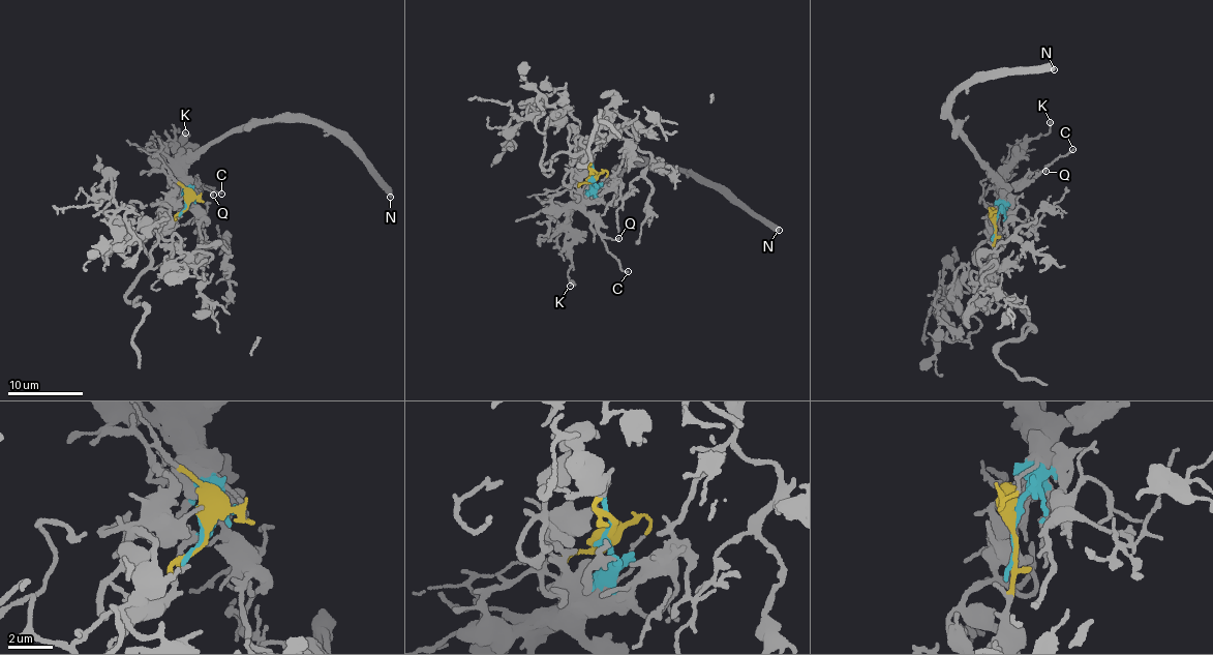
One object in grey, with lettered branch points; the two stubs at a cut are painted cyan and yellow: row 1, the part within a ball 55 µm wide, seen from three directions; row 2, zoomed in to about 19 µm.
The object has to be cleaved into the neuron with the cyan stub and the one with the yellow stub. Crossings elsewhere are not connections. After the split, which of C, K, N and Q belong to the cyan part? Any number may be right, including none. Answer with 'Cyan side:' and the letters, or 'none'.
Cyan side: C, K, N, Q

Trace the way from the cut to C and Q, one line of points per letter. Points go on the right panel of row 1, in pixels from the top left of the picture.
C: (994, 222), (999, 199), (1009, 189), (1028, 183), (1052, 161), (1073, 149)
Q: (994, 222), (999, 199), (1044, 171)

